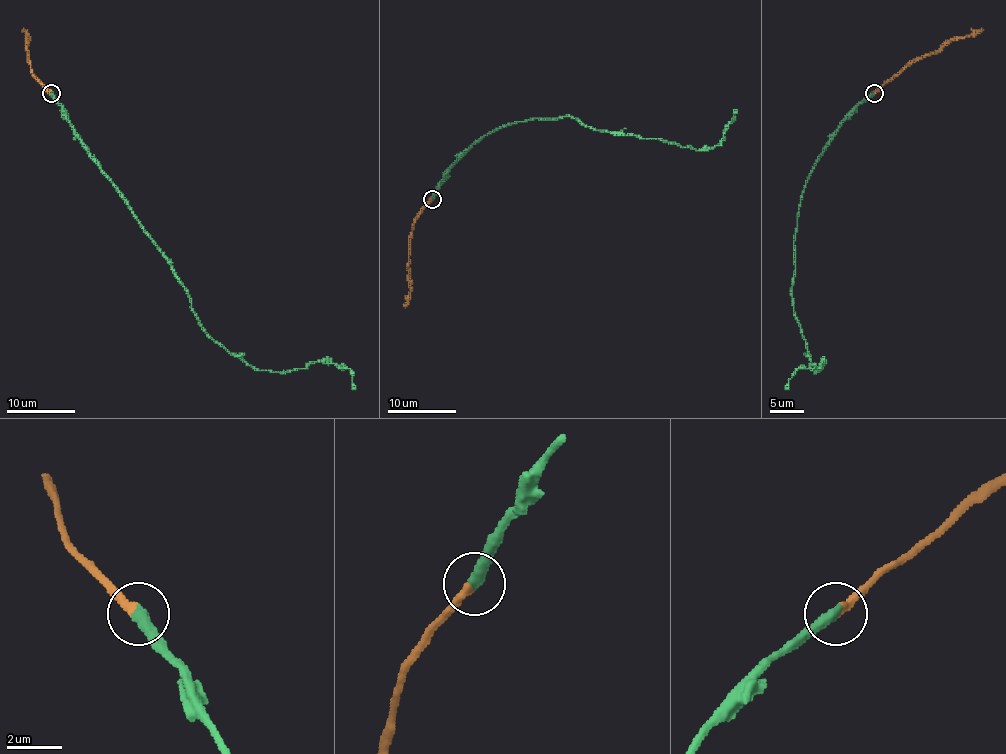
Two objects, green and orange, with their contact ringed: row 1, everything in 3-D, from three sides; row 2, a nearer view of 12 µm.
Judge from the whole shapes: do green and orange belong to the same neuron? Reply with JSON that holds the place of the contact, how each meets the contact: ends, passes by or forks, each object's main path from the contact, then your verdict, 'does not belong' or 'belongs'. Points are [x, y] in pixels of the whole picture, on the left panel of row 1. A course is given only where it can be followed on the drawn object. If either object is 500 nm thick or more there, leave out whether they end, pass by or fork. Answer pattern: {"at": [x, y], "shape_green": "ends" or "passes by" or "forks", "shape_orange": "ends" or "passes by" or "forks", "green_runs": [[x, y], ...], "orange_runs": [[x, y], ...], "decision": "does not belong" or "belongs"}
{"at": [51, 93], "shape_green": "ends", "shape_orange": "ends", "green_runs": [[51, 93], [184, 288], [198, 324], [215, 341], [260, 370], [285, 372], [331, 361], [348, 368], [355, 389]], "orange_runs": [[49, 93], [32, 74], [27, 54], [29, 40], [24, 30]], "decision": "belongs"}

